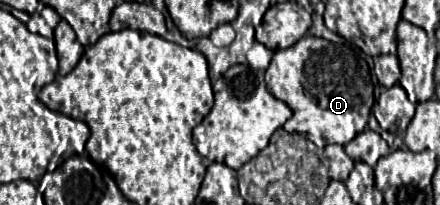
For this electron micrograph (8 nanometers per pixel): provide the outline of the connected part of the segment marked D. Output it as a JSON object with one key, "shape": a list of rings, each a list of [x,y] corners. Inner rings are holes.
{"shape":[[[312,35],[302,37],[288,49],[274,51],[270,67],[266,69],[266,85],[276,99],[292,109],[292,117],[284,123],[284,129],[288,133],[308,135],[318,149],[324,149],[328,143],[346,145],[352,141],[356,131],[366,127],[374,105],[374,87],[366,61],[356,57],[350,45],[334,45]],[[312,59],[318,59],[320,67],[310,65],[308,61]]]}

